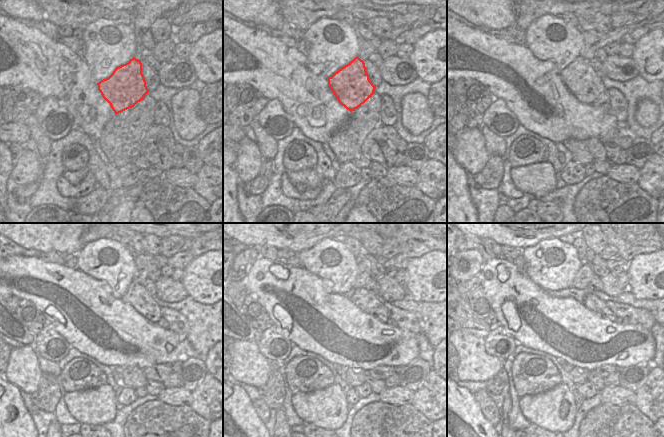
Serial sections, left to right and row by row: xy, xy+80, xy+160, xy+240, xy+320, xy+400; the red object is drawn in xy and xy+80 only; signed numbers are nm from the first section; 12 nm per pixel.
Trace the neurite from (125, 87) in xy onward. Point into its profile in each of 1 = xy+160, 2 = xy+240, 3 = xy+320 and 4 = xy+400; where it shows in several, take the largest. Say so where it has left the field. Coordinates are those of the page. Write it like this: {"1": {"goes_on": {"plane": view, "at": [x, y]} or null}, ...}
{"1": {"goes_on": {"plane": "xy+160", "at": [579, 77]}}, "2": {"goes_on": {"plane": "xy+240", "at": [136, 295]}}, "3": {"goes_on": {"plane": "xy+320", "at": [363, 299]}}, "4": {"goes_on": {"plane": "xy+400", "at": [591, 302]}}}

